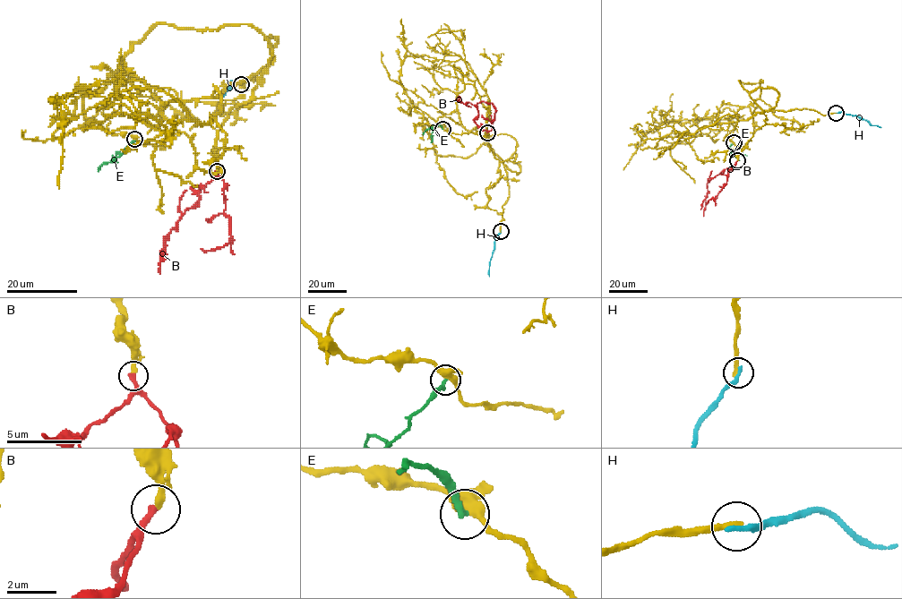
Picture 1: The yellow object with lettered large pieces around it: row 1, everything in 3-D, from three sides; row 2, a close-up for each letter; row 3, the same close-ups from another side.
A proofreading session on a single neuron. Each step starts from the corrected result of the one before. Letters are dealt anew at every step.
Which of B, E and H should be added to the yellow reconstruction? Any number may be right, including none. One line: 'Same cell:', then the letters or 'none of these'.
Same cell: B

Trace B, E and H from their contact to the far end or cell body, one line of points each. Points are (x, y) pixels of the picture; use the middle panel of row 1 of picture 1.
B: (487, 132), (474, 121), (477, 115), (476, 108), (470, 103), (465, 104), (456, 99)
E: (442, 129), (439, 125), (434, 126), (431, 142)
H: (501, 232), (495, 240), (489, 277)

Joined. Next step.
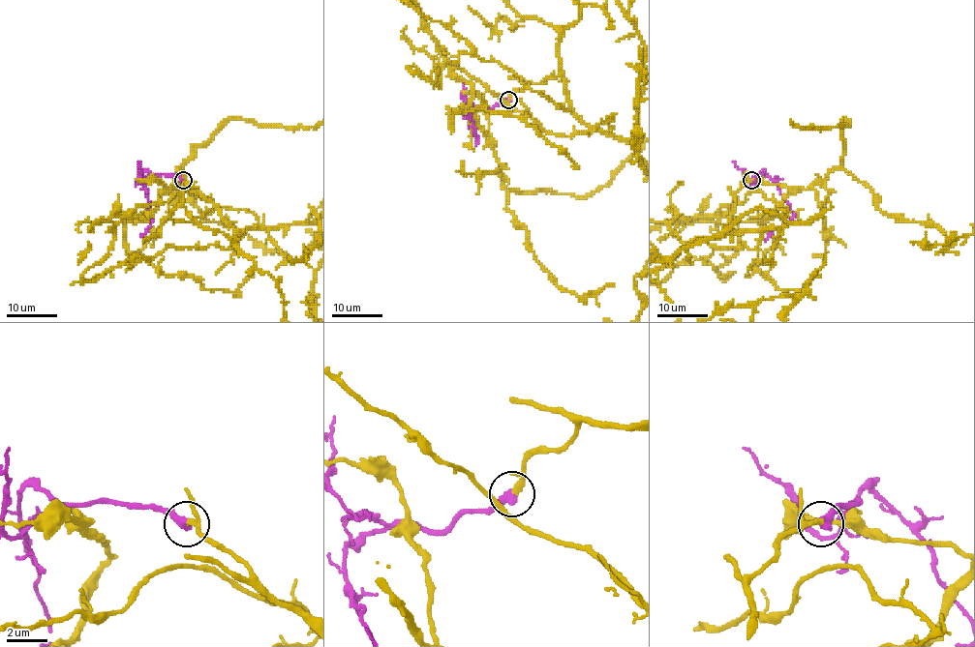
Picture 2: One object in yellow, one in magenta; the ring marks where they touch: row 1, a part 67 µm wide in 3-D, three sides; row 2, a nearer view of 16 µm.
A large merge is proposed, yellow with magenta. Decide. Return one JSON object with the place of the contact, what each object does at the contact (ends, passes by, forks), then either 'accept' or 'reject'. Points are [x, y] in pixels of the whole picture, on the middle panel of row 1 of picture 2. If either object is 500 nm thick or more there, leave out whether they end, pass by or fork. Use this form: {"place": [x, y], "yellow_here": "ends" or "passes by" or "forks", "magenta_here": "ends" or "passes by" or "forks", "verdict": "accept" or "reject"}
{"place": [508, 100], "yellow_here": "passes by", "magenta_here": "ends", "verdict": "accept"}

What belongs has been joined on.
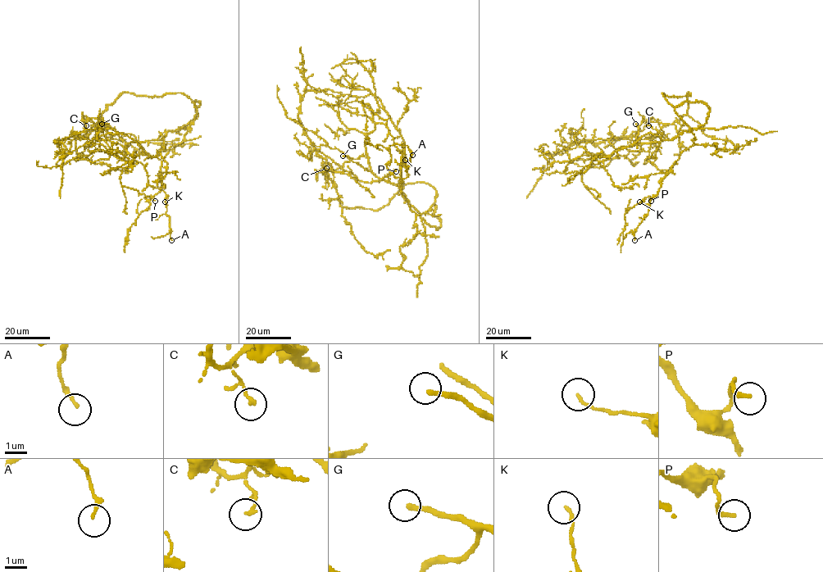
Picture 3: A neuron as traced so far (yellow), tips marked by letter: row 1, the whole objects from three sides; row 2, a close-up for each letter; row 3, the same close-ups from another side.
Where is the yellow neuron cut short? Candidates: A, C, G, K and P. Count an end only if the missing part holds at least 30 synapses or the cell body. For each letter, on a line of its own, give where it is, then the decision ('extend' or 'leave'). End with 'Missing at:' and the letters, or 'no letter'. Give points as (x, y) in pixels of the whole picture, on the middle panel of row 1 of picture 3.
A: place (412, 155); leave
C: place (326, 168); leave
G: place (343, 156); extend
K: place (405, 160); leave
P: place (396, 171); leave
Missing at: G

